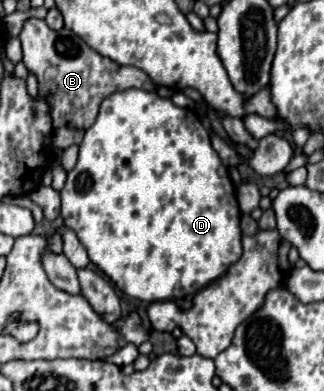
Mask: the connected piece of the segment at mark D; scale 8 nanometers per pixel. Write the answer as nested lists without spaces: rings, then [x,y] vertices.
[[[130,88],[124,92],[110,94],[100,104],[96,122],[86,130],[80,142],[80,154],[78,154],[76,166],[68,172],[68,180],[66,180],[64,190],[60,192],[60,198],[62,198],[60,216],[64,220],[64,226],[76,232],[78,240],[86,246],[90,262],[94,262],[126,296],[136,298],[136,300],[162,302],[162,300],[180,300],[190,294],[196,294],[206,284],[220,278],[228,270],[228,266],[232,266],[242,256],[242,230],[238,222],[238,200],[236,200],[236,188],[230,180],[228,168],[220,162],[218,152],[212,148],[210,134],[202,126],[196,110],[178,108],[172,104],[170,98],[158,96],[158,92]]]

